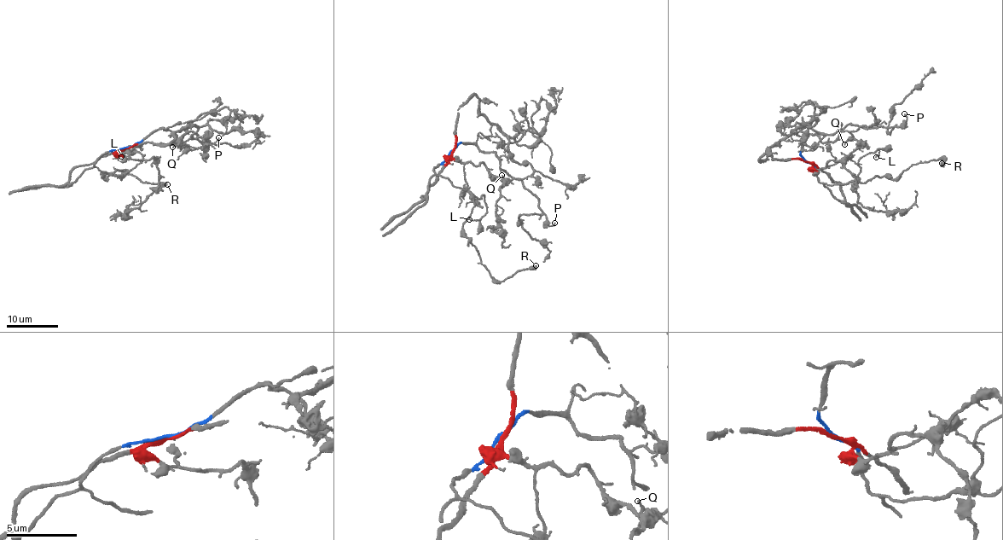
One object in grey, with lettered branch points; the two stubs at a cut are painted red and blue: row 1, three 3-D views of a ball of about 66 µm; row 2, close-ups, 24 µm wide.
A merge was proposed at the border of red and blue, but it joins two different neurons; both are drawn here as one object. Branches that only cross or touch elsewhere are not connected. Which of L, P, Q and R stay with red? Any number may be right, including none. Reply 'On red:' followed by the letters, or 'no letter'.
On red: Q

